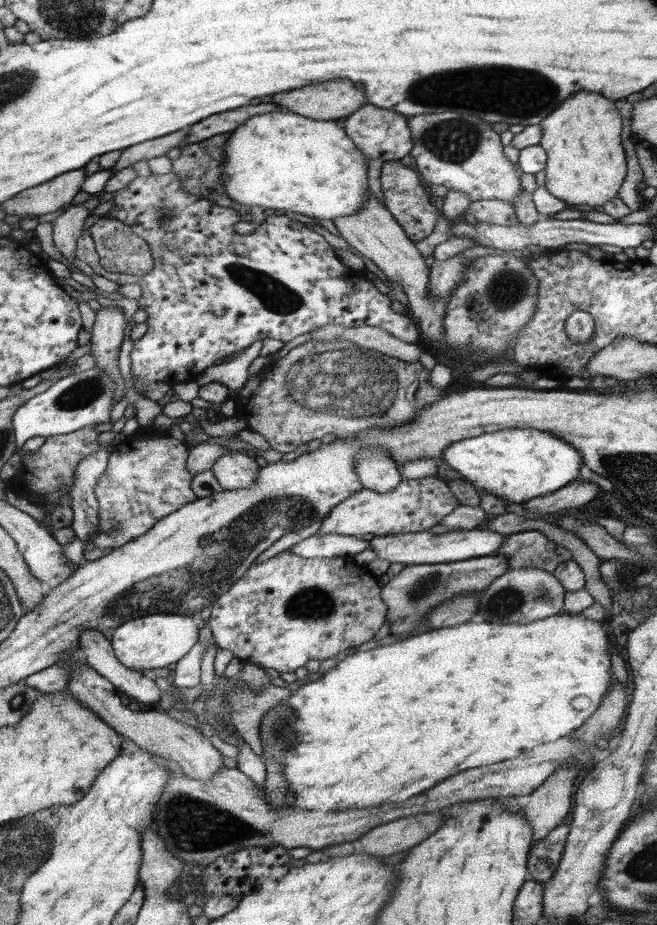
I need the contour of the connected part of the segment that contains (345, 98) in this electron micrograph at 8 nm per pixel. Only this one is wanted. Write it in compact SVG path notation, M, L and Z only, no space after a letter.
M331 80L329 84L313 84L313 86L297 88L293 92L279 92L277 96L273 96L273 102L281 104L287 112L311 120L323 120L323 122L343 122L345 118L353 116L367 104L363 90L357 90L349 80Z

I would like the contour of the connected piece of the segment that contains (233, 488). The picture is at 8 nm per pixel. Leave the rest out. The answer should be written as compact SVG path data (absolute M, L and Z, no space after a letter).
M227 452L213 464L215 480L219 480L219 486L223 492L243 492L257 484L261 460L253 458L247 452Z

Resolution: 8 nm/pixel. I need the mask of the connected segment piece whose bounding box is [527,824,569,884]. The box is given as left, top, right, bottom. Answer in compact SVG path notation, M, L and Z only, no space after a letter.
M561 824L551 834L547 834L545 840L539 840L529 850L529 858L527 858L529 880L539 882L539 884L547 884L551 880L551 876L555 874L559 866L567 836L569 836L569 828Z

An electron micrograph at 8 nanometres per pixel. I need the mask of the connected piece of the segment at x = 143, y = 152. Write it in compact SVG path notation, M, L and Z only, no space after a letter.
M181 128L179 132L173 132L169 136L161 136L161 140L147 140L145 144L137 144L133 148L125 148L121 154L121 158L115 164L115 170L123 170L123 168L131 168L137 162L147 162L151 158L159 158L165 156L171 148L179 148L179 144L185 140L185 136L189 134L189 128Z

